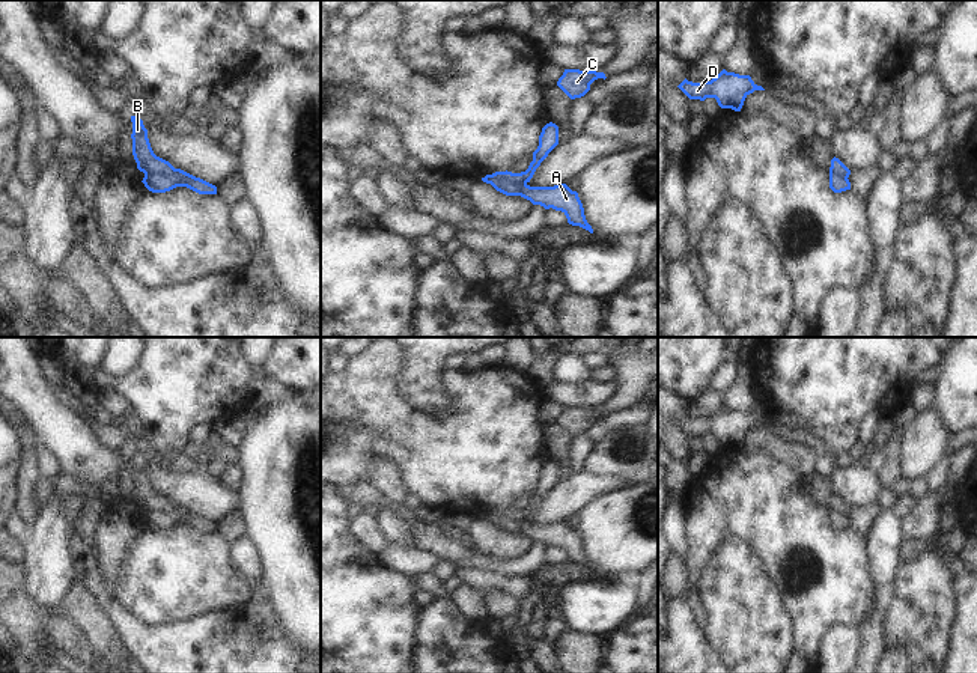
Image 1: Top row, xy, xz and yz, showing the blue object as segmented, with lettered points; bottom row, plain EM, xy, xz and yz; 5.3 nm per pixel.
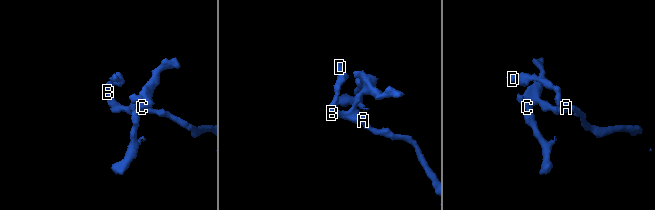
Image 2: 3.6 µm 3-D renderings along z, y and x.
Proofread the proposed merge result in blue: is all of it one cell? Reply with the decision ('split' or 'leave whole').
split

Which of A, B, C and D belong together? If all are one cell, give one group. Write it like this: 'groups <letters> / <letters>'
groups A B D / C

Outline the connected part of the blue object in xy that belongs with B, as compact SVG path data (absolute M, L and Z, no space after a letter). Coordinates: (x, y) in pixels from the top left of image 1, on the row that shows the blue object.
M131 116L131 122L132 155L137 163L137 169L145 175L172 175L175 172L175 167L169 161L154 154L143 120L135 116Z

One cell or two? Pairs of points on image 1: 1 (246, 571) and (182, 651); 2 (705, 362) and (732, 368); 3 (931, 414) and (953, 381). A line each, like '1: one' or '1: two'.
1: two
2: two
3: two

